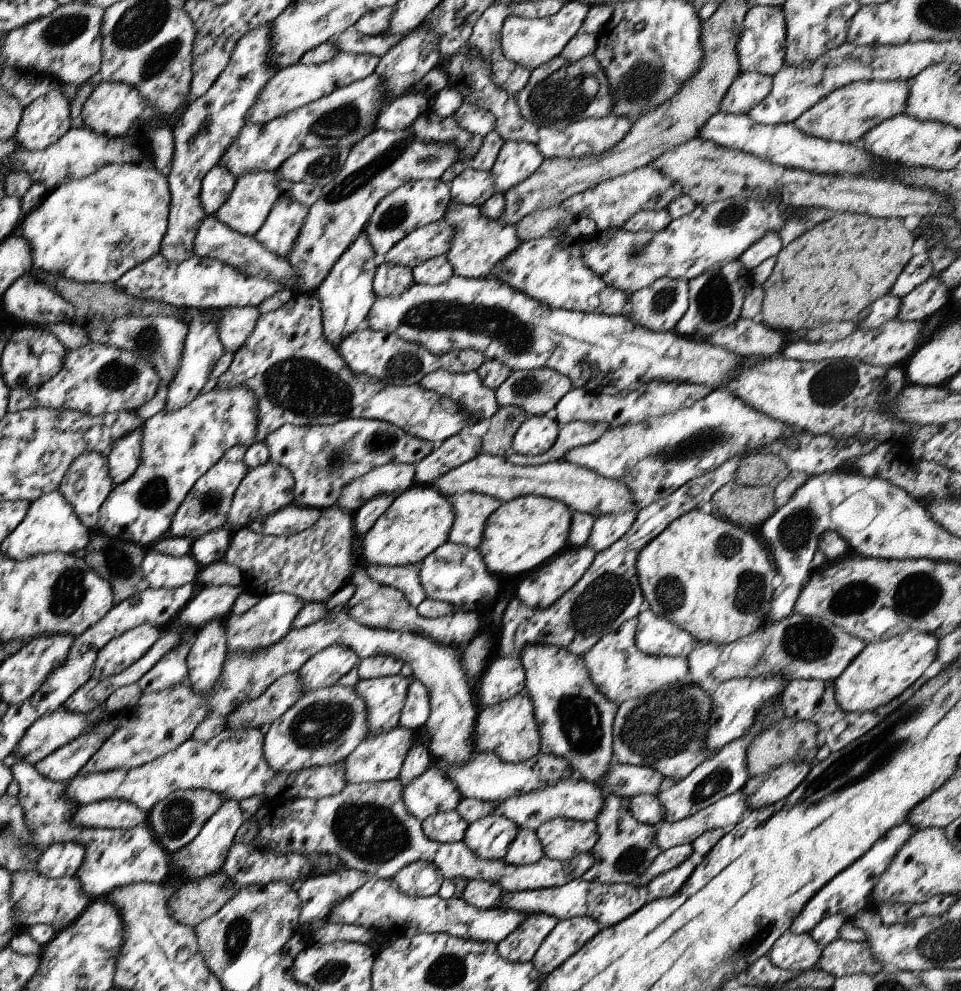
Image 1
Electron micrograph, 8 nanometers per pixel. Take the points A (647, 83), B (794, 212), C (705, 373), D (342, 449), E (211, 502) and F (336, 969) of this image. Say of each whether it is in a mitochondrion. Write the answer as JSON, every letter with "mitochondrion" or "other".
{"A":"mitochondrion","B":"other","C":"other","D":"mitochondrion","E":"mitochondrion","F":"mitochondrion"}

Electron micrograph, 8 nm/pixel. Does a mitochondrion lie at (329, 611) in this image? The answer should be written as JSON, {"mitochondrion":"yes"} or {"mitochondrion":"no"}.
{"mitochondrion":"no"}

